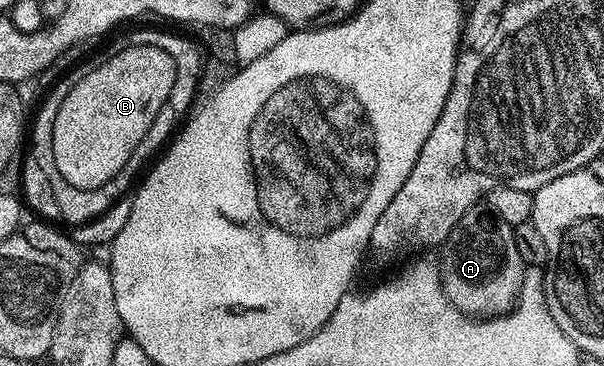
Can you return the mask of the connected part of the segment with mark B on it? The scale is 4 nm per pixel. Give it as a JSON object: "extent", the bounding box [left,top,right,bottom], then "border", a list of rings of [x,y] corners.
{"extent":[54,47,173,187],"border":[[[132,47],[126,49],[126,54],[119,54],[113,62],[107,63],[101,70],[94,71],[94,74],[86,78],[86,81],[70,94],[70,98],[66,99],[66,105],[58,116],[55,130],[57,157],[54,160],[61,167],[63,175],[78,186],[97,186],[101,183],[105,187],[109,182],[115,181],[137,144],[149,135],[149,129],[157,112],[171,101],[172,78],[173,67],[170,58],[162,54],[161,50]]]}

